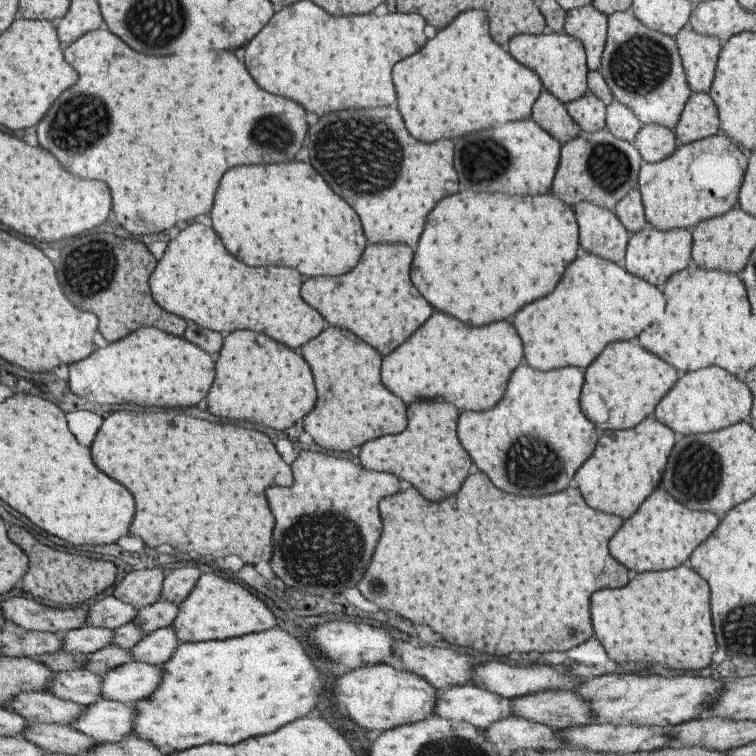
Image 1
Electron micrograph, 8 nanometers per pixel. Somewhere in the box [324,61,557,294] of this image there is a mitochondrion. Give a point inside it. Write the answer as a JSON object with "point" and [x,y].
{"point":[484,159]}

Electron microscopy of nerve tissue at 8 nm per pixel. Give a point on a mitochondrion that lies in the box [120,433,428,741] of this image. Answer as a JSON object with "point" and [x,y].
{"point":[326,541]}

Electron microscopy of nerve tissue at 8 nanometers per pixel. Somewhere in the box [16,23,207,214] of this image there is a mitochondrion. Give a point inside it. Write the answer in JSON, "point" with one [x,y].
{"point":[85,124]}

